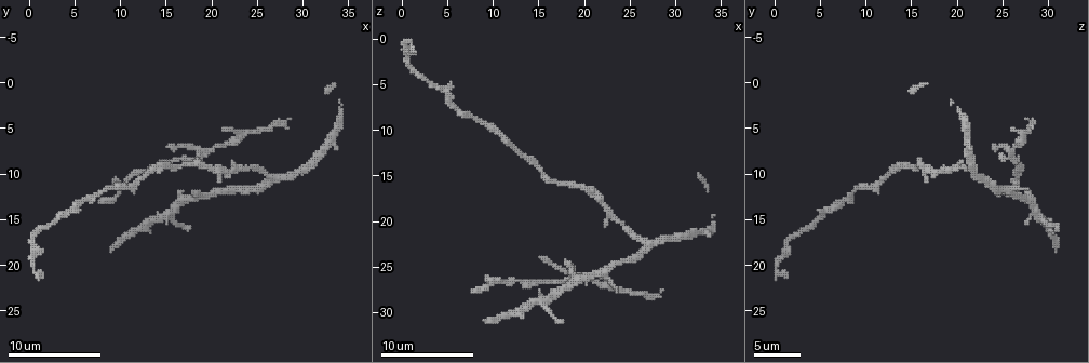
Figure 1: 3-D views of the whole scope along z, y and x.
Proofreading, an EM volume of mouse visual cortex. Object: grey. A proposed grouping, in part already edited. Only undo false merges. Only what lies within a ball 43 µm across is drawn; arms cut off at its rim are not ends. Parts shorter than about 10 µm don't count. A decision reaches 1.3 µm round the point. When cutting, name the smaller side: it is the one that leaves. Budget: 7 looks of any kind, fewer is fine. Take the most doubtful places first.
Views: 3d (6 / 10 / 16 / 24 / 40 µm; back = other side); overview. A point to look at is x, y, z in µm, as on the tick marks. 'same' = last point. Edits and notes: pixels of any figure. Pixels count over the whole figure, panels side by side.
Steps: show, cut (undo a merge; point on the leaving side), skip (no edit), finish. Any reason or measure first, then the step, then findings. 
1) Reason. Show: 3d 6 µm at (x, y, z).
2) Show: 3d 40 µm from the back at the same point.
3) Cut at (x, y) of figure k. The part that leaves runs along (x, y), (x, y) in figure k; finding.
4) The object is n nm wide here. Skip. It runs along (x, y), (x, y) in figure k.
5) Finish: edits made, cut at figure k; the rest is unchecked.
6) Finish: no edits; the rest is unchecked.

Show: 3d 6 µm at (27.0, 10.6, 23.2).

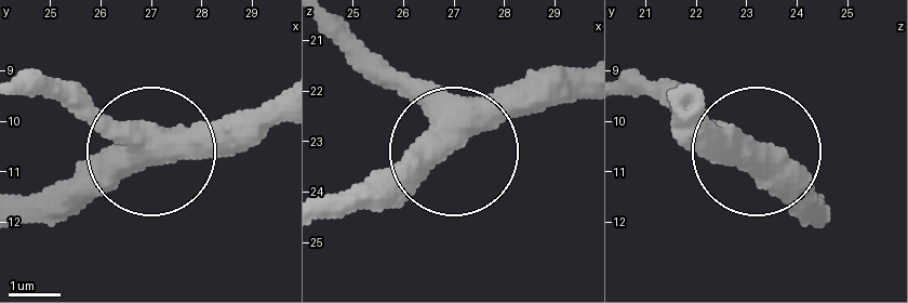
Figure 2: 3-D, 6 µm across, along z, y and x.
Other side. Show: 3d 6 µm from the back at (26.95, 10.75, 23.00).

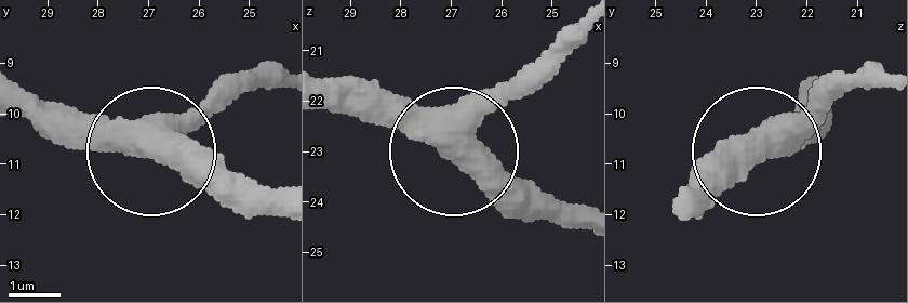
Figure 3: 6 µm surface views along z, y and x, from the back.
The side arm is 19 µm long. Skip. It runs along (890, 84), (825, 84), (761, 145), (820, 136) in figure 3; continuous, no second neuron.

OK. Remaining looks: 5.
Show: 3d 6 µm at (22.8, 9.6, 19.2).

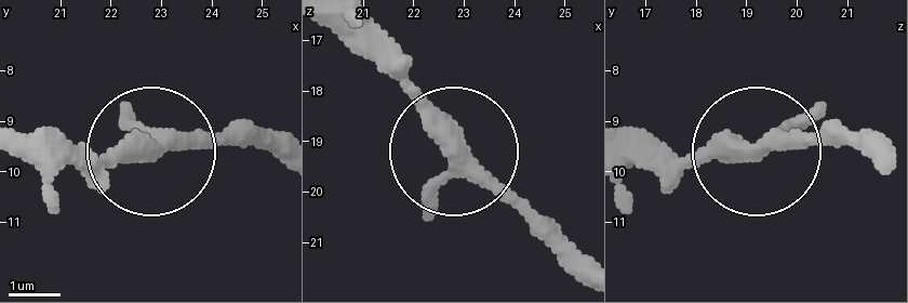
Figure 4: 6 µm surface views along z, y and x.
From behind. Show: 3d 6 µm from the back at (22.75, 9.50, 19.20).

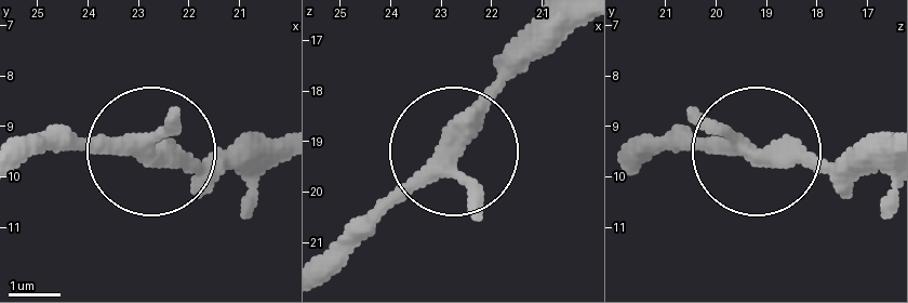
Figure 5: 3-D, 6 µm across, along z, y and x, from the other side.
3 arms meet here. Skip. It runs along (443, 145), (538, 45) in figure 5; continuous, no second neuron.

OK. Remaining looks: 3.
Thick turns thin. Show: 3d 16 µm at (3.4, 14.6, 5.0).

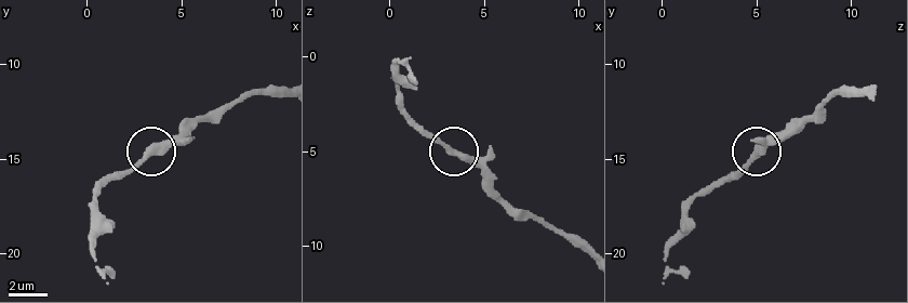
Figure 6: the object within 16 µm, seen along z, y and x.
The object is 380 nm wide here. Skip. All the same neuron.

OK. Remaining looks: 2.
Finish: no edits; the rest is unchecked.

